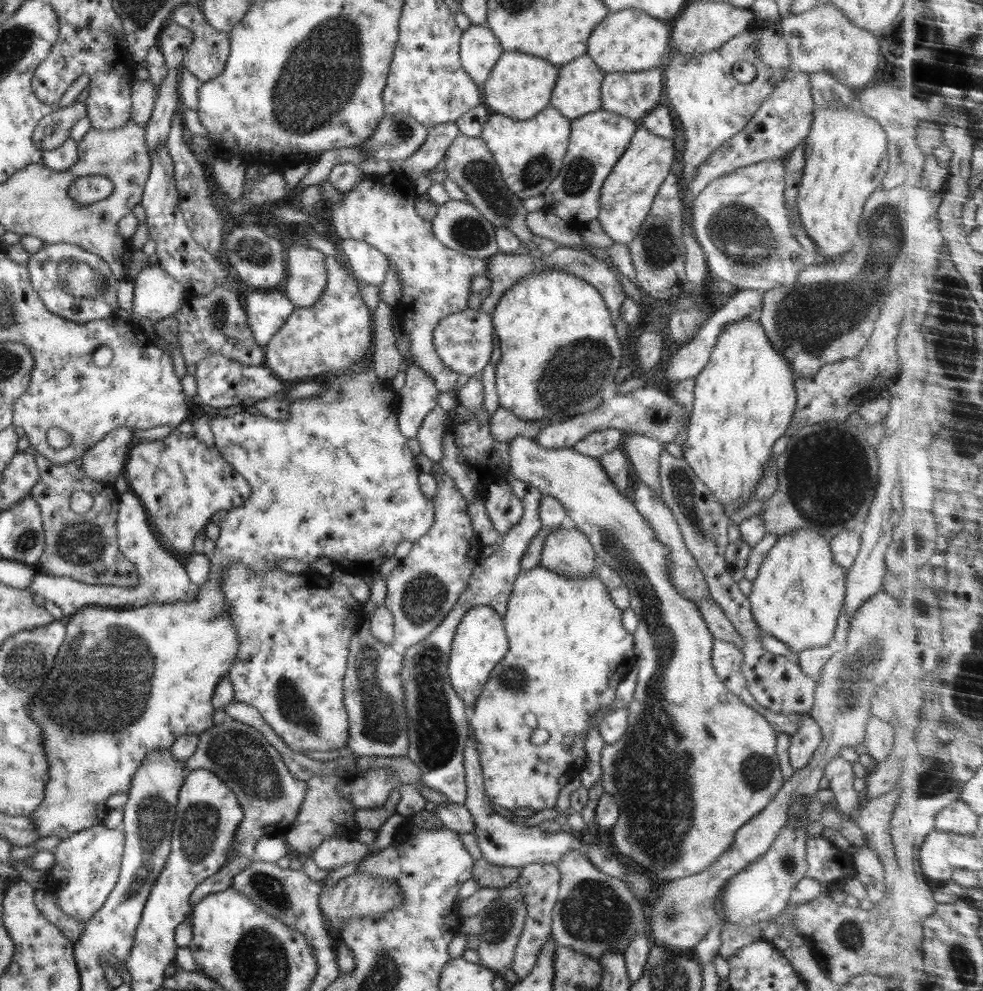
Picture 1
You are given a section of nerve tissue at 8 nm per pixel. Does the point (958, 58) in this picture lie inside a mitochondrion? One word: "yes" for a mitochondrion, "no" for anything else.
no

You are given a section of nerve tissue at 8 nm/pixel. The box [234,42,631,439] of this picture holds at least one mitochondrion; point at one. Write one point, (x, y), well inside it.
(576, 368)

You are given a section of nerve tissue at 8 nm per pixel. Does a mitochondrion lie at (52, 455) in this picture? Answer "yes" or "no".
no

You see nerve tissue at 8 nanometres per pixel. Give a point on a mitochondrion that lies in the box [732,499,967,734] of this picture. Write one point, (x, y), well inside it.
(852, 675)

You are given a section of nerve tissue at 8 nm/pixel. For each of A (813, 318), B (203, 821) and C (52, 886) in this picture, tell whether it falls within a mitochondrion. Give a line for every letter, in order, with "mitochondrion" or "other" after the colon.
A: mitochondrion
B: mitochondrion
C: other

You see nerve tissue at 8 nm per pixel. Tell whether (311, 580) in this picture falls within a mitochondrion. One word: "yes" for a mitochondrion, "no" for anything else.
no

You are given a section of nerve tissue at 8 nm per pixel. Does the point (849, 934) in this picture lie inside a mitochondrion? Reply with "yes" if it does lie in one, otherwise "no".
yes

